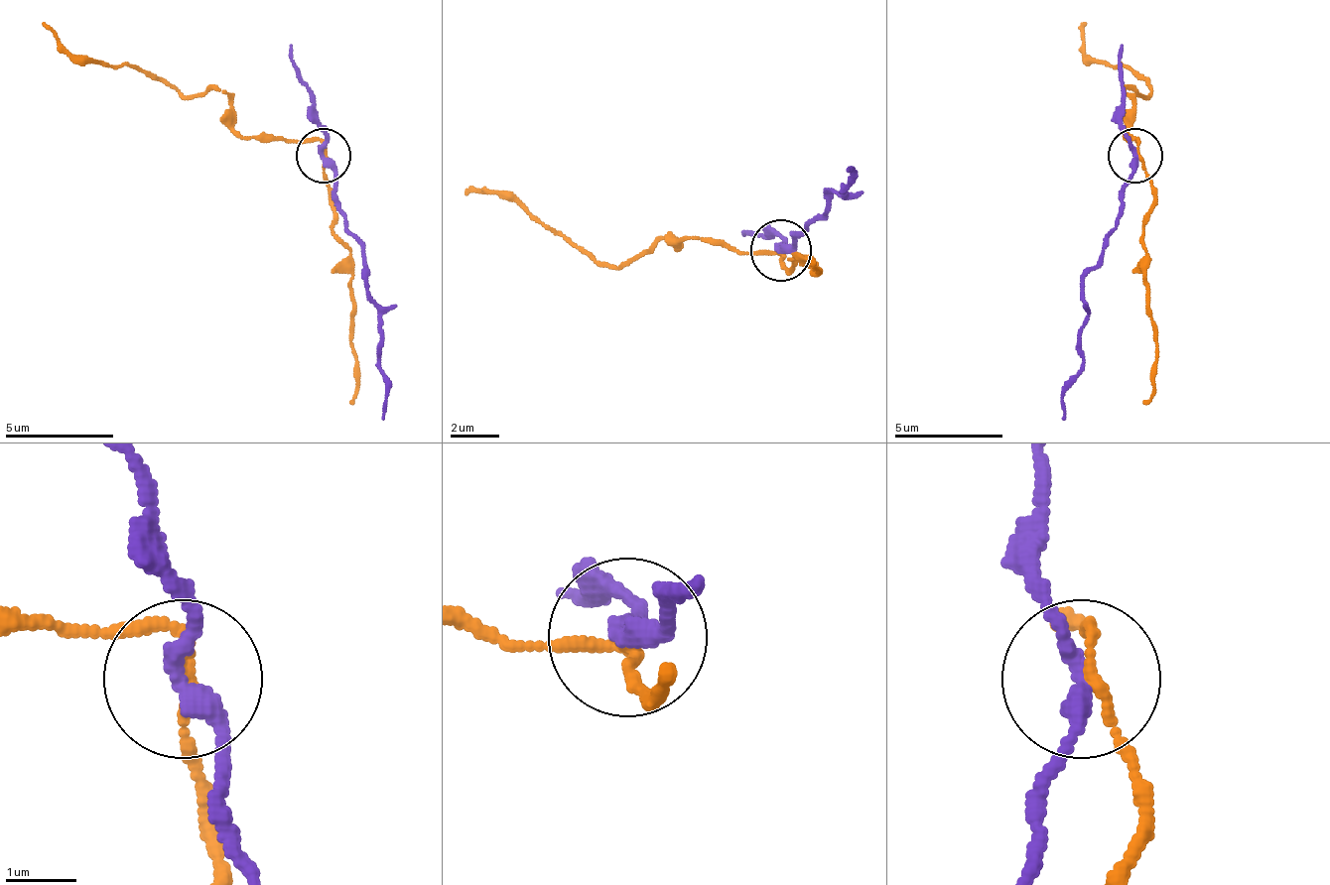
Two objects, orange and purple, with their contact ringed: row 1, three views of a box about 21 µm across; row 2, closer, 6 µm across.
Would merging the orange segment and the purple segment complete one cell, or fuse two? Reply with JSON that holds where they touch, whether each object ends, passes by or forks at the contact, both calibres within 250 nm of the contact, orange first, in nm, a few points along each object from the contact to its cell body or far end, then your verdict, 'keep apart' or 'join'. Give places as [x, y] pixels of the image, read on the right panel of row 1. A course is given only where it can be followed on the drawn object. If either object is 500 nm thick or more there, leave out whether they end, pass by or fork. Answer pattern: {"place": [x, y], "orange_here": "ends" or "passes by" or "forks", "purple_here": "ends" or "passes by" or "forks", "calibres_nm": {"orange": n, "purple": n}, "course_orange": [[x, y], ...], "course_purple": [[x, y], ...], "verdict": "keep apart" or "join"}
{"place": [1135, 156], "orange_here": "passes by", "purple_here": "passes by", "calibres_nm": {"orange": 130, "purple": 260}, "course_orange": [[1136, 157], [1136, 141], [1126, 135], [1126, 91], [1141, 97], [1147, 86], [1082, 49], [1088, 21]], "course_purple": [[1136, 157], [1120, 222], [1099, 266], [1082, 282], [1082, 374], [1066, 391], [1060, 418]], "verdict": "keep apart"}

